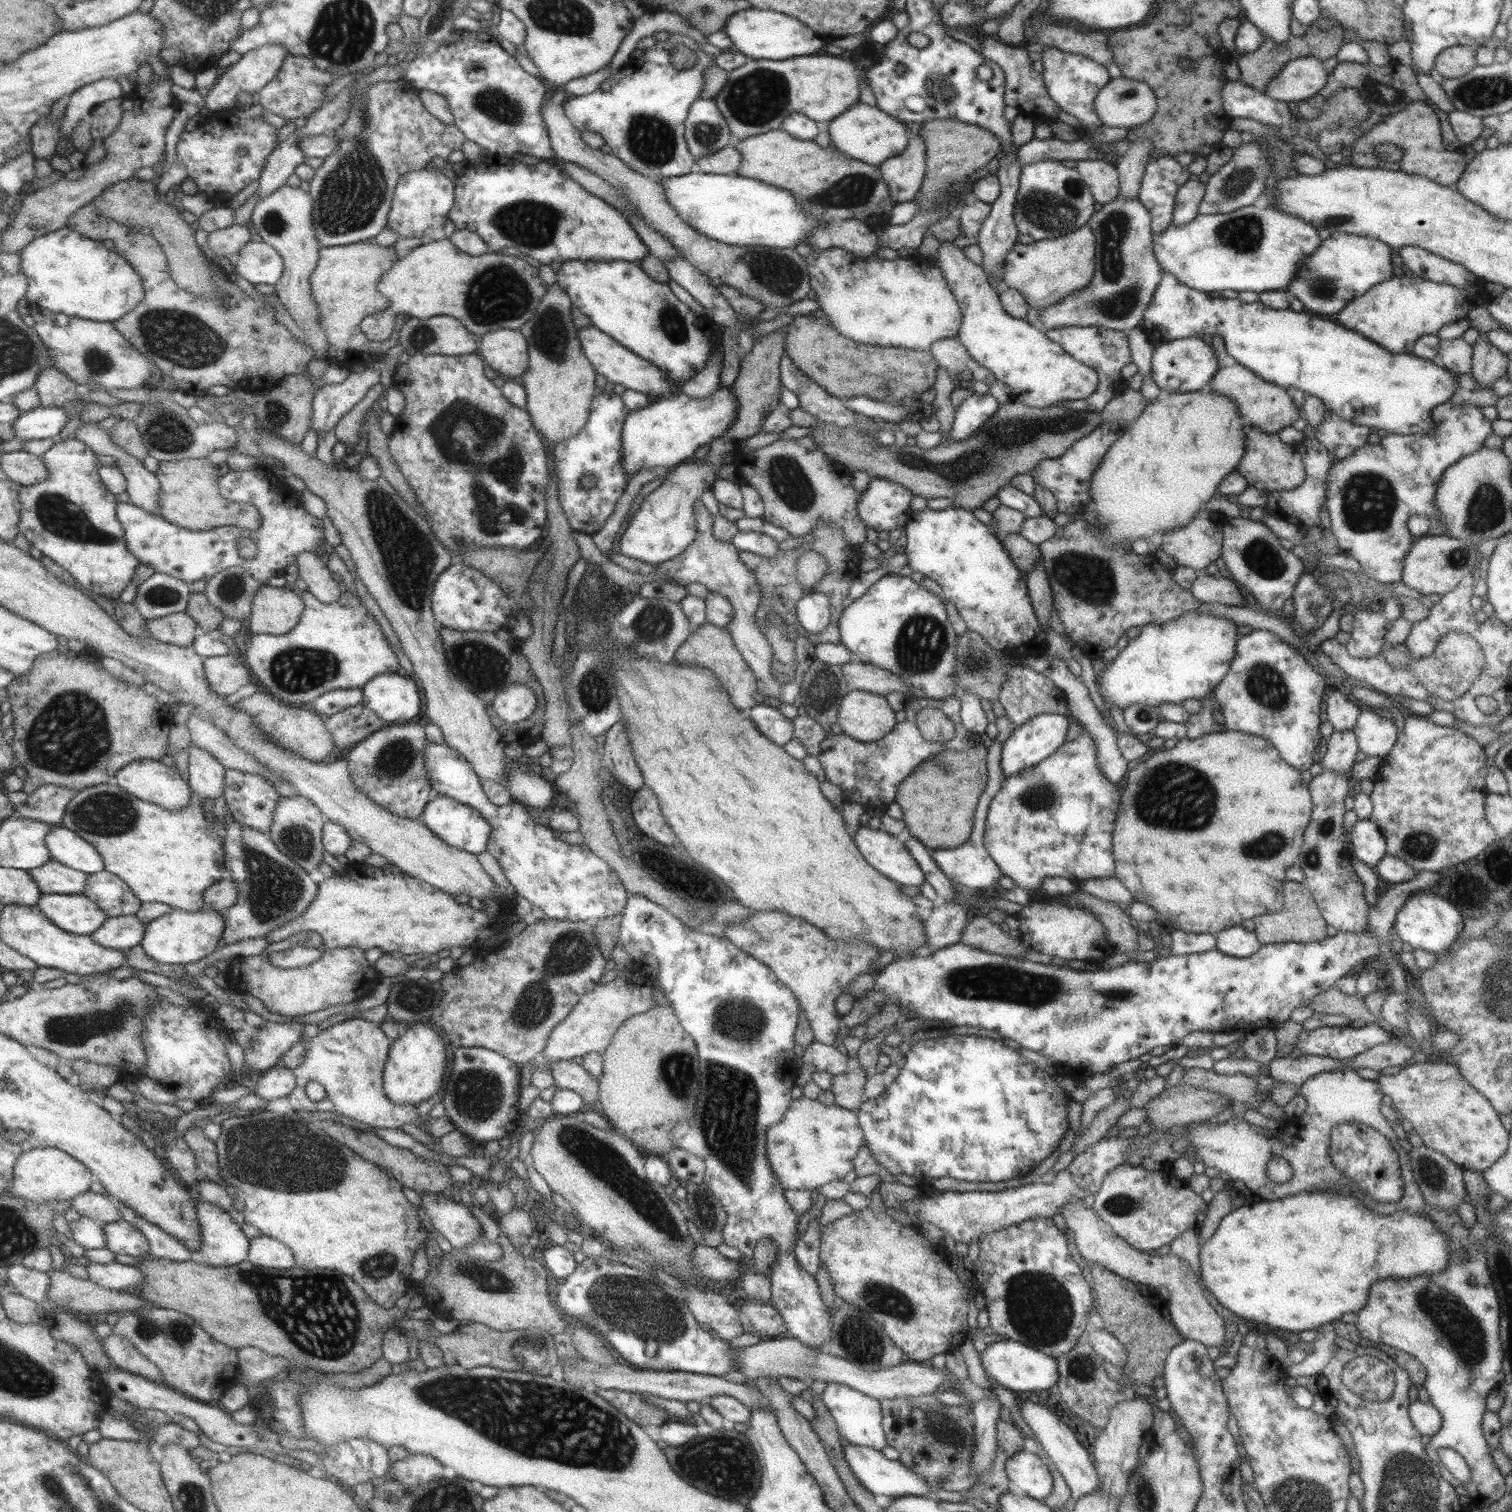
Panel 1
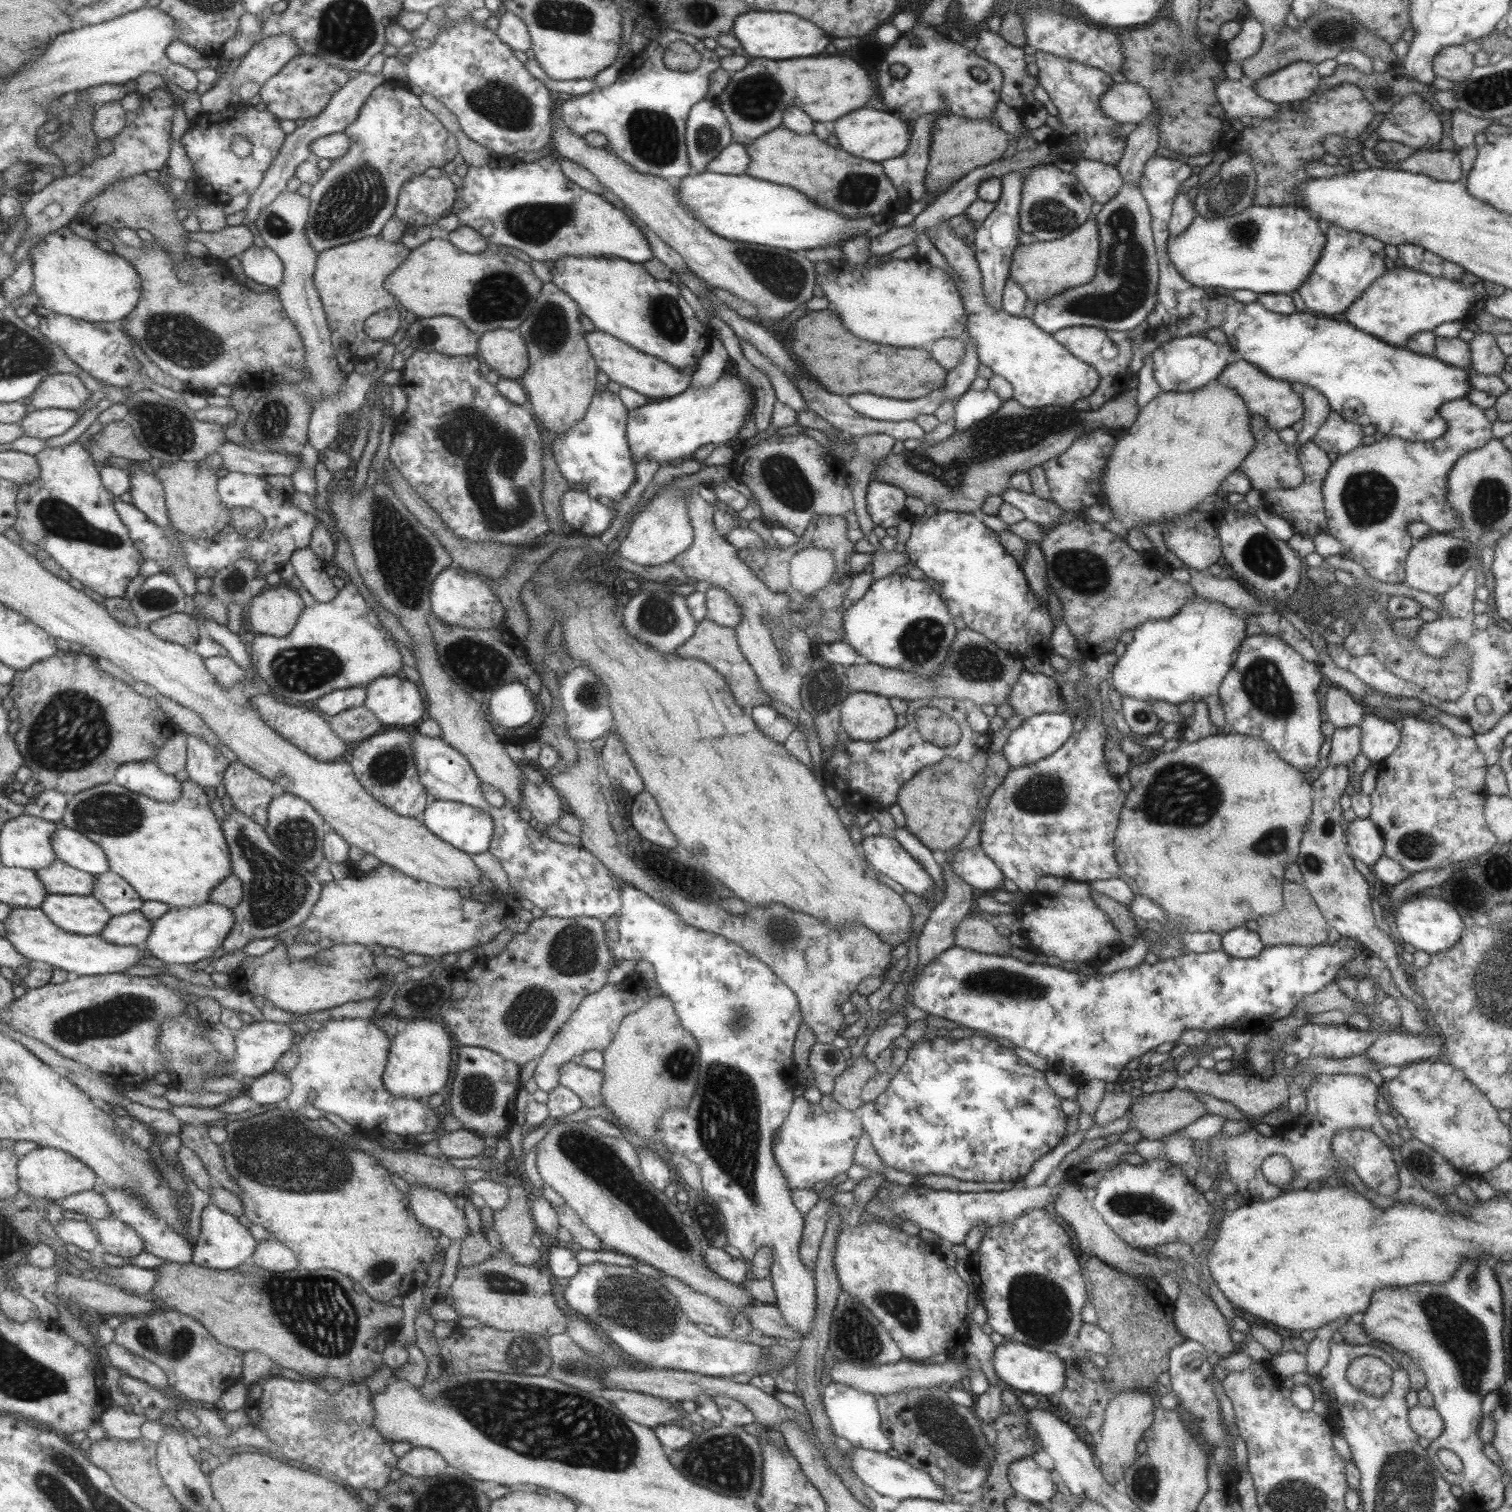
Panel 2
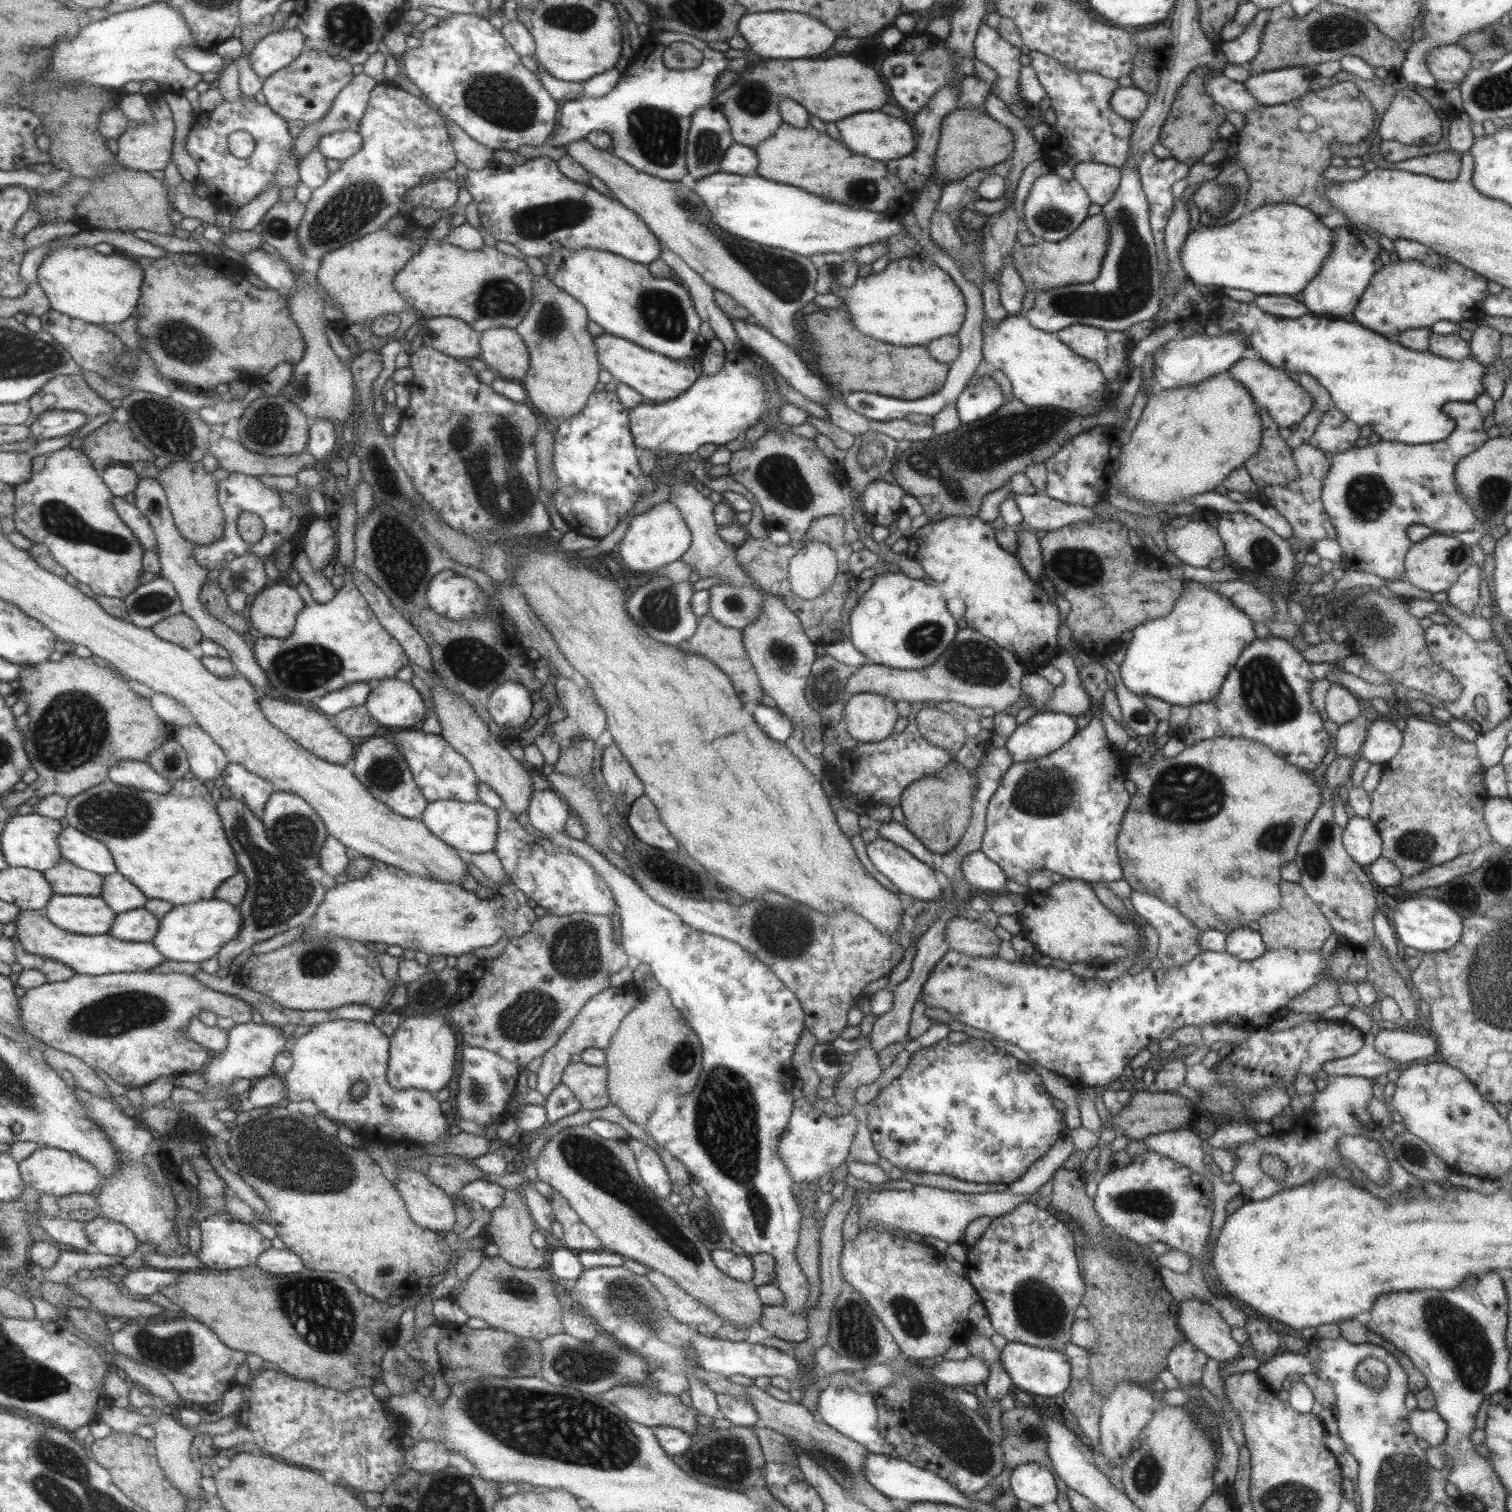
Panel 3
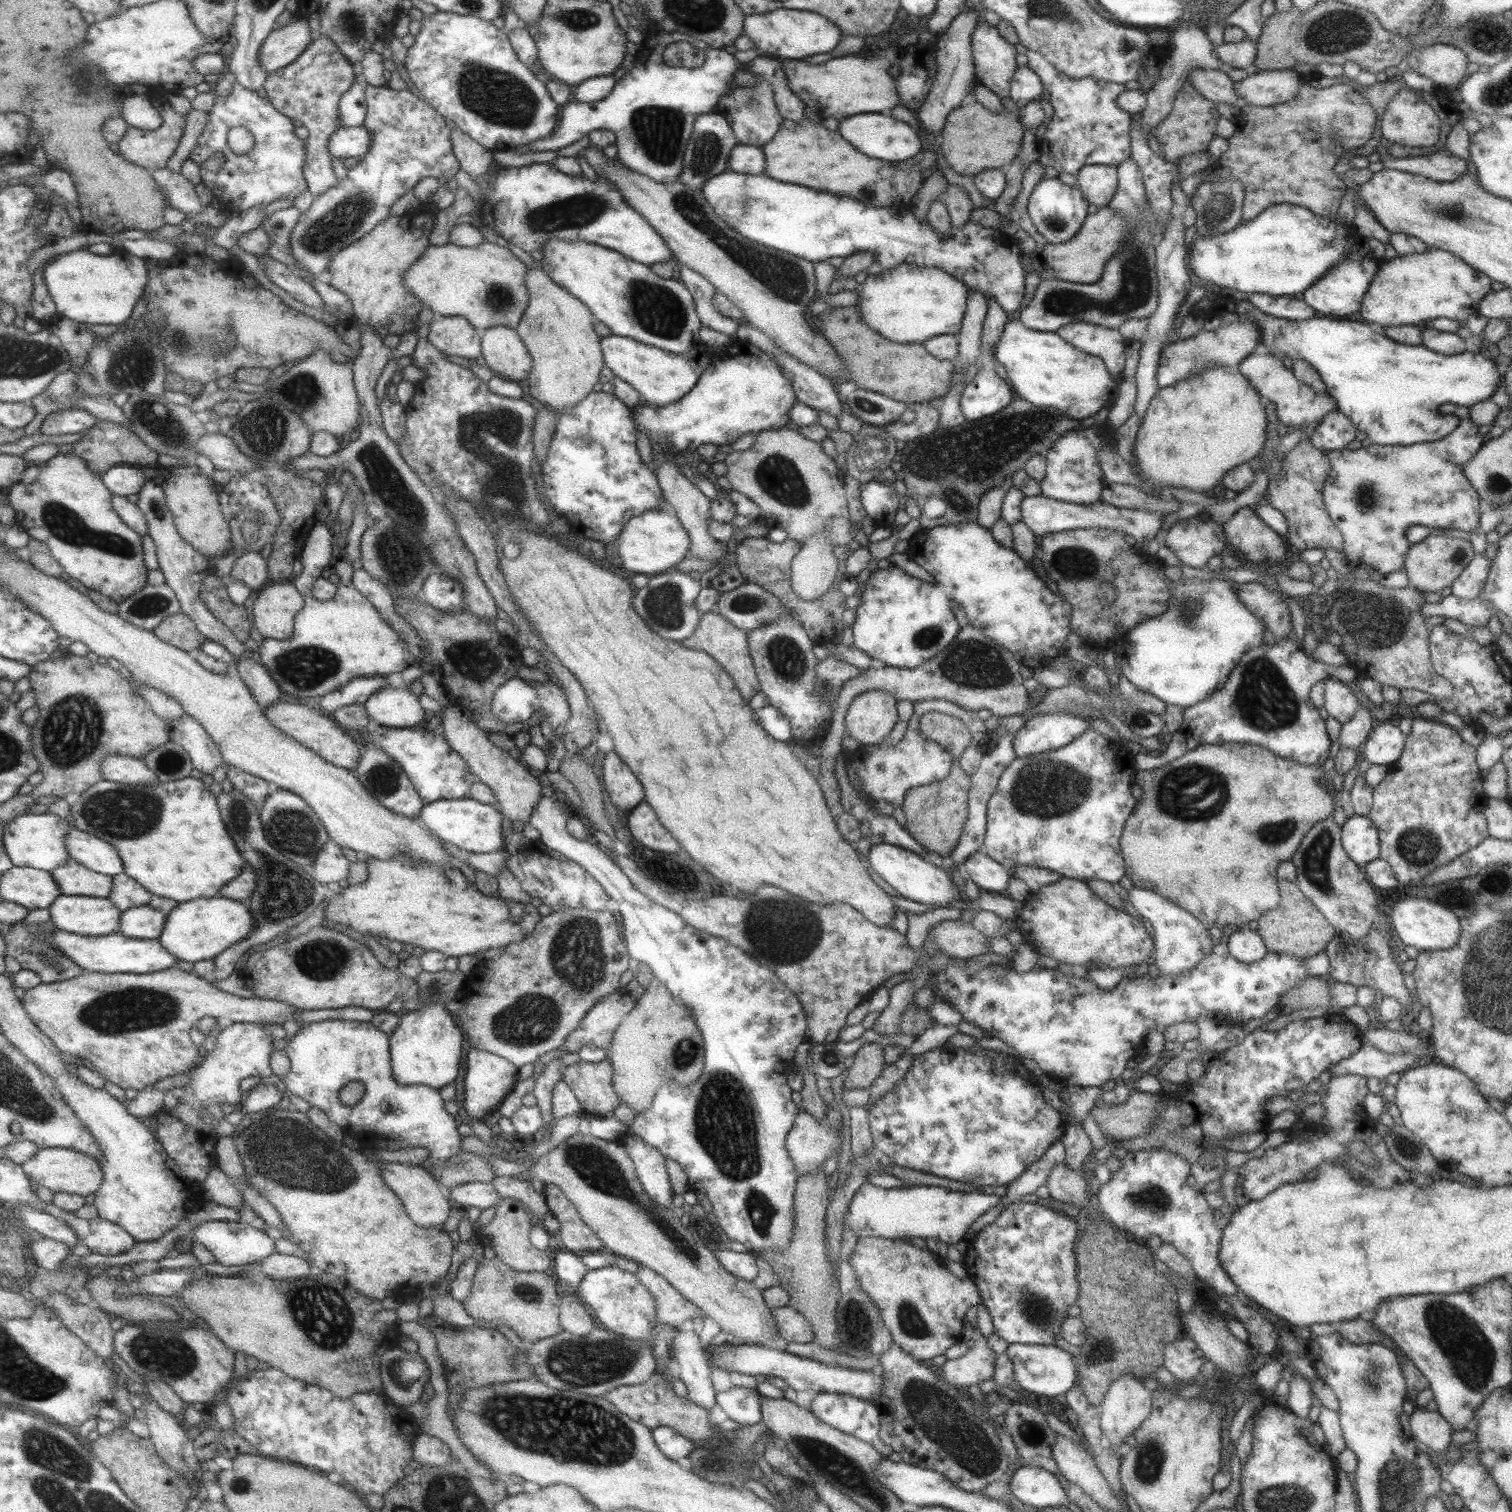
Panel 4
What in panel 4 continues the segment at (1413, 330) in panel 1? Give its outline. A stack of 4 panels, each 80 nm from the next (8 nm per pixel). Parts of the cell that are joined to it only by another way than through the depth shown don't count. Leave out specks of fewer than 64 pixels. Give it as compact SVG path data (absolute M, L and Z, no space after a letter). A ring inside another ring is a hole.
M1427 248L1427 251L1415 255L1403 255L1393 260L1380 263L1378 272L1375 273L1361 306L1356 310L1365 323L1375 322L1381 327L1401 326L1415 324L1430 324L1435 318L1449 318L1449 320L1463 321L1478 312L1481 298L1492 292L1491 280L1485 274L1463 263L1461 259L1449 255L1449 252L1441 249Z

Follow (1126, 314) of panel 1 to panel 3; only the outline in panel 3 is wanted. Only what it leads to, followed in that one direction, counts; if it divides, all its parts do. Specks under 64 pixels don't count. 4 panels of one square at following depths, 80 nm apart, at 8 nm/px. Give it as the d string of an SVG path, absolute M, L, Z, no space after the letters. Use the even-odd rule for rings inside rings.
M1137 169L1120 170L1117 190L1100 210L1100 215L1105 217L1109 239L1097 278L1089 283L1039 291L1031 309L1024 313L1029 324L1035 328L1056 333L1072 324L1084 324L1106 331L1122 332L1137 322L1151 320L1159 310L1163 294L1148 220L1148 202Z

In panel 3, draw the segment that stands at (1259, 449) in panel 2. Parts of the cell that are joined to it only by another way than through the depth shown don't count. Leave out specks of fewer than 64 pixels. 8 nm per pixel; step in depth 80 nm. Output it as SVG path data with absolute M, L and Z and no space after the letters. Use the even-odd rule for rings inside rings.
M1259 410L1261 438L1257 452L1254 452L1242 466L1253 479L1254 488L1286 486L1298 476L1298 468L1292 457L1292 448L1279 437L1278 426L1266 410Z

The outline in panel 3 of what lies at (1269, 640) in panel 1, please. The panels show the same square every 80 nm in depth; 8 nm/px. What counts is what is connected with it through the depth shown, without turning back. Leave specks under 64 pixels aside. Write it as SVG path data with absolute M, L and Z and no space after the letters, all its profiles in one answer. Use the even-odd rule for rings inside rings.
M1255 637L1241 649L1215 699L1189 708L1189 717L1179 738L1186 746L1221 736L1253 740L1265 744L1287 764L1312 772L1320 766L1333 741L1323 729L1321 716L1309 697L1311 684L1325 678L1328 670L1340 668L1334 663L1307 662L1282 638Z

